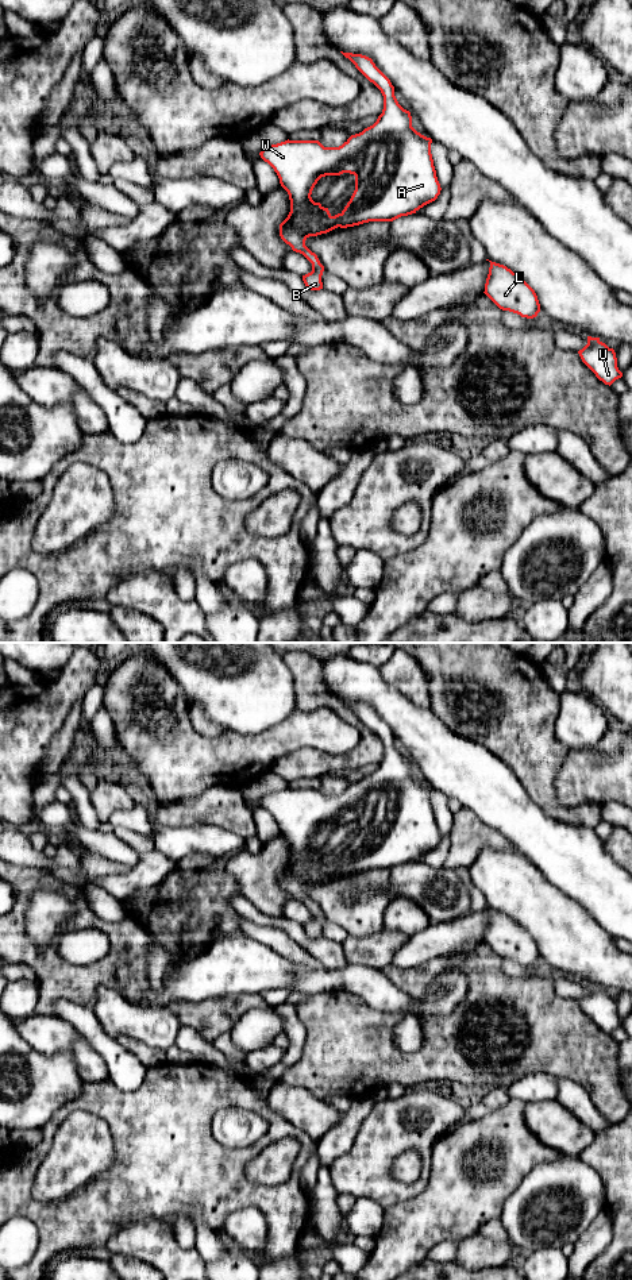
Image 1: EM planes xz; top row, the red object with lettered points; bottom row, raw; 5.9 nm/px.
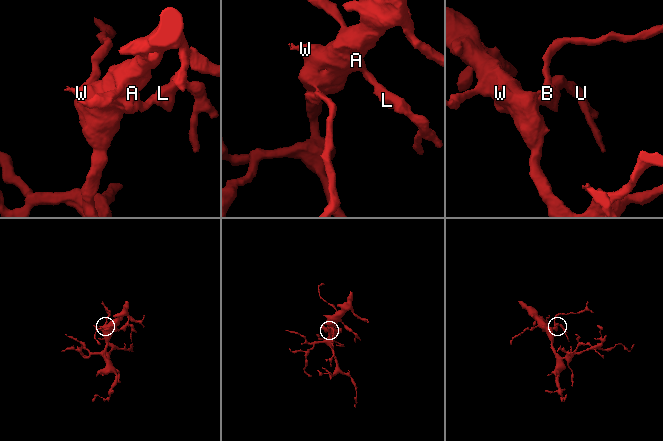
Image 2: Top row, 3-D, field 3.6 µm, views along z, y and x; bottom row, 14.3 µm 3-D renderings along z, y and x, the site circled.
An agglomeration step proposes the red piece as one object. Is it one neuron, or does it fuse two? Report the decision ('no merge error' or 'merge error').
no merge error

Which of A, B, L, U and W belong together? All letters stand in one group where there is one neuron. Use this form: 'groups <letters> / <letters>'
groups A B L U W

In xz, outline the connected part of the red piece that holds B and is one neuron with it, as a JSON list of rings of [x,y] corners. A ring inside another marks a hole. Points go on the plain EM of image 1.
[[[340,701],[381,739],[384,757],[377,770],[339,795],[288,787],[259,801],[289,843],[290,860],[280,872],[280,884],[312,911],[312,919],[302,924],[309,938],[323,937],[324,919],[317,903],[305,894],[309,884],[338,875],[393,870],[416,861],[442,838],[431,802],[432,787],[412,775],[411,760],[398,752],[390,728],[371,706]],[[343,821],[355,824],[355,838],[344,857],[332,864],[311,843],[321,825]]]

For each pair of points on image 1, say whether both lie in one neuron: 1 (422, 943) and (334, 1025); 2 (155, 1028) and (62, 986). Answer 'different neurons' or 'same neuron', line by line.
1: different neurons
2: different neurons

